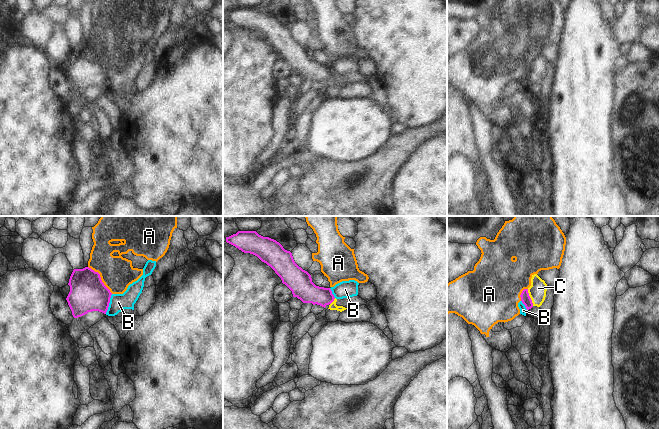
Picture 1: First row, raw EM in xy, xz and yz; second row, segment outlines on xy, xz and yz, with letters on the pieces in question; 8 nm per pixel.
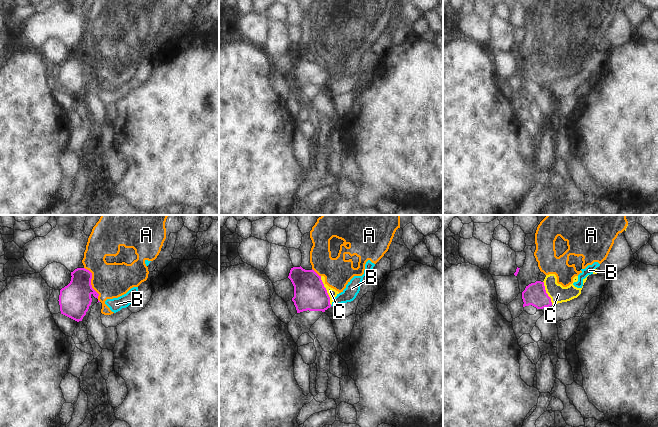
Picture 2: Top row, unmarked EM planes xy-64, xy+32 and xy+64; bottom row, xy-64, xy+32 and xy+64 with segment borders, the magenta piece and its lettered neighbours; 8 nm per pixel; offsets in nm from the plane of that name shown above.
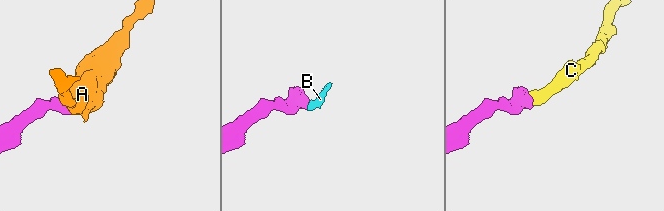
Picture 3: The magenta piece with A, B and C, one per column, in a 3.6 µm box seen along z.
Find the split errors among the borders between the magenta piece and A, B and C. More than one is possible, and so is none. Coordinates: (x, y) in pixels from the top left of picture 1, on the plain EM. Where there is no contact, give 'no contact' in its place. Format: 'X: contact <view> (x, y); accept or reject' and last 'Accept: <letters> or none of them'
A: contact xy (100, 54); reject
B: contact xy (108, 80); reject
C: contact yz (529, 73); accept
Accept: C

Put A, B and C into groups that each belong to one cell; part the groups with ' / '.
A B / C

